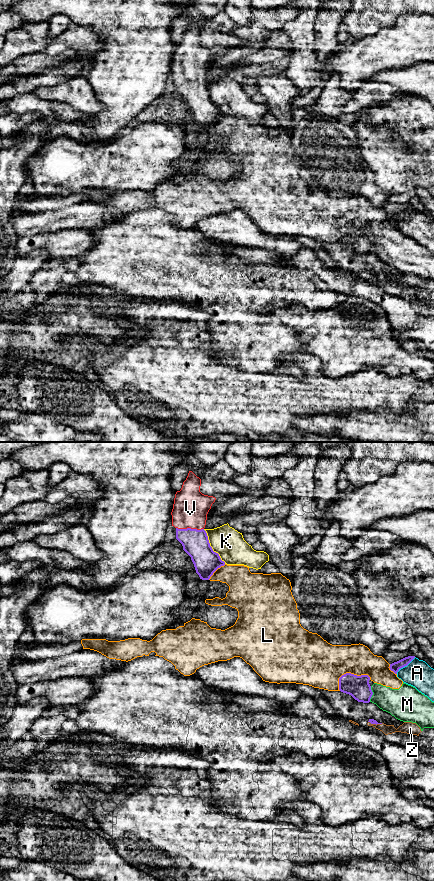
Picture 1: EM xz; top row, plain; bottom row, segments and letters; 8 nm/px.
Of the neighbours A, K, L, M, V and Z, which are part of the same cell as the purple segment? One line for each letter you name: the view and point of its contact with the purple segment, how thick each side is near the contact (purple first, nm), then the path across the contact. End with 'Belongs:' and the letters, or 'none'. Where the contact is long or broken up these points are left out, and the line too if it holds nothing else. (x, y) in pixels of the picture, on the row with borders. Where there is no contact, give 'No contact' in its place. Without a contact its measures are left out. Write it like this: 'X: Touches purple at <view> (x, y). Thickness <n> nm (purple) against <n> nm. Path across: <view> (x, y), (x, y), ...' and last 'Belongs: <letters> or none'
V: Touches purple at xz (190, 528). Thickness 220 nm (purple) against 280 nm. Path across: xz (195, 543), (190, 533), (190, 528), (190, 508)
Belongs: V

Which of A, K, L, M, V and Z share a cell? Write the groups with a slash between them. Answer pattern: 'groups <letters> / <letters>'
groups A / K / L M / V / Z

